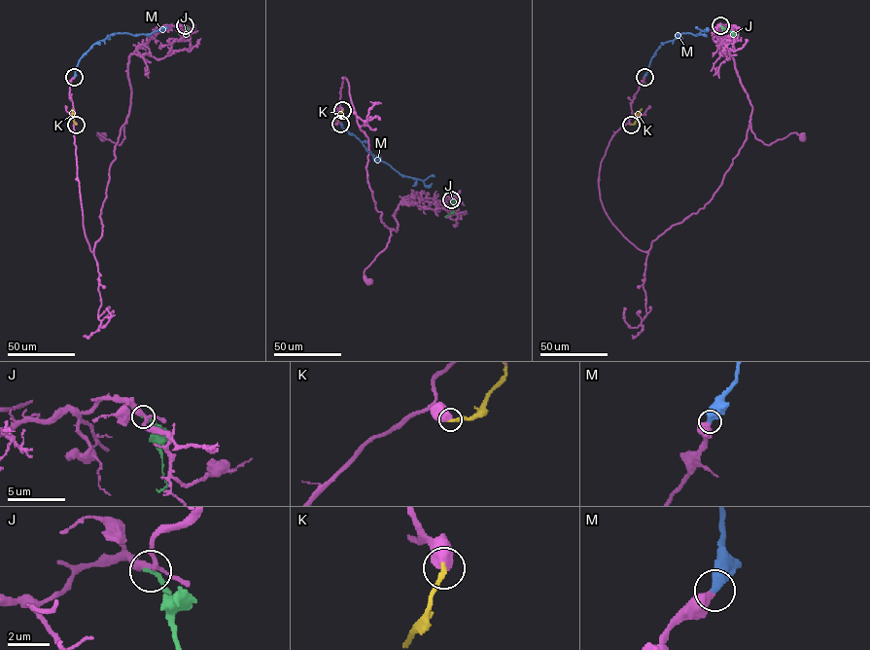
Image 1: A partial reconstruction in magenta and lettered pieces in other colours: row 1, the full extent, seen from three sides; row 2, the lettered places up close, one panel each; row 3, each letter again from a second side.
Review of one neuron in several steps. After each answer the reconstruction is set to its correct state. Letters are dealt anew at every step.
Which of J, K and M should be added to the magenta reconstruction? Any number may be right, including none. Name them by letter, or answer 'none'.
M

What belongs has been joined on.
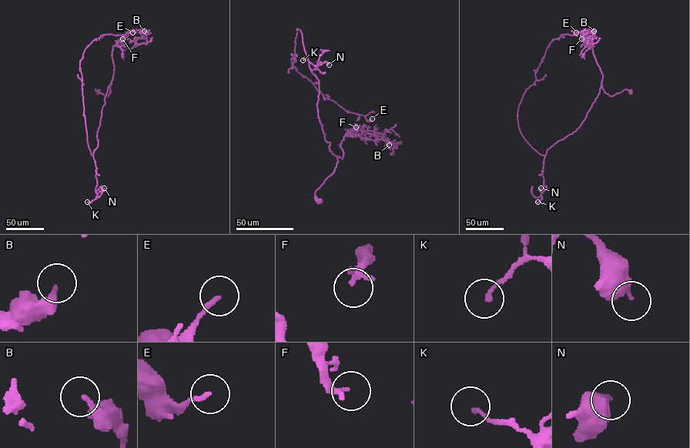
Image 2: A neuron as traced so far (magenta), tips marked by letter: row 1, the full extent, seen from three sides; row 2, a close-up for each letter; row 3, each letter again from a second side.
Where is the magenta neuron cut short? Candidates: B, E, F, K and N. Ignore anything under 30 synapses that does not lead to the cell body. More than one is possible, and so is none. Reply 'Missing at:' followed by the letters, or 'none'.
Missing at: none

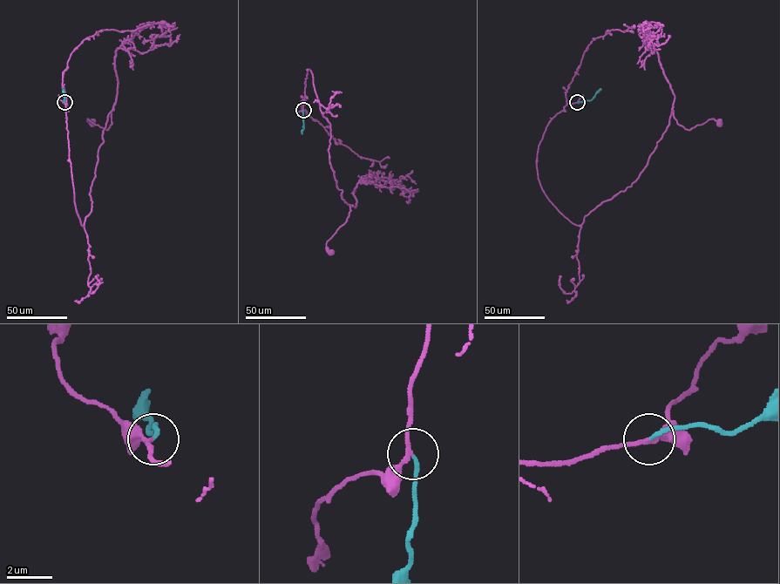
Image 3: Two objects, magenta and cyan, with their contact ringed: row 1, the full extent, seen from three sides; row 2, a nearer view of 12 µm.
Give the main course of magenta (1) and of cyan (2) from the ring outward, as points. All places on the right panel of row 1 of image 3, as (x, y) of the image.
1: (577, 102), (549, 122), (537, 167), (547, 199), (579, 226), (636, 179), (672, 109), (688, 130), (719, 124)
2: (577, 102), (591, 100), (600, 89)

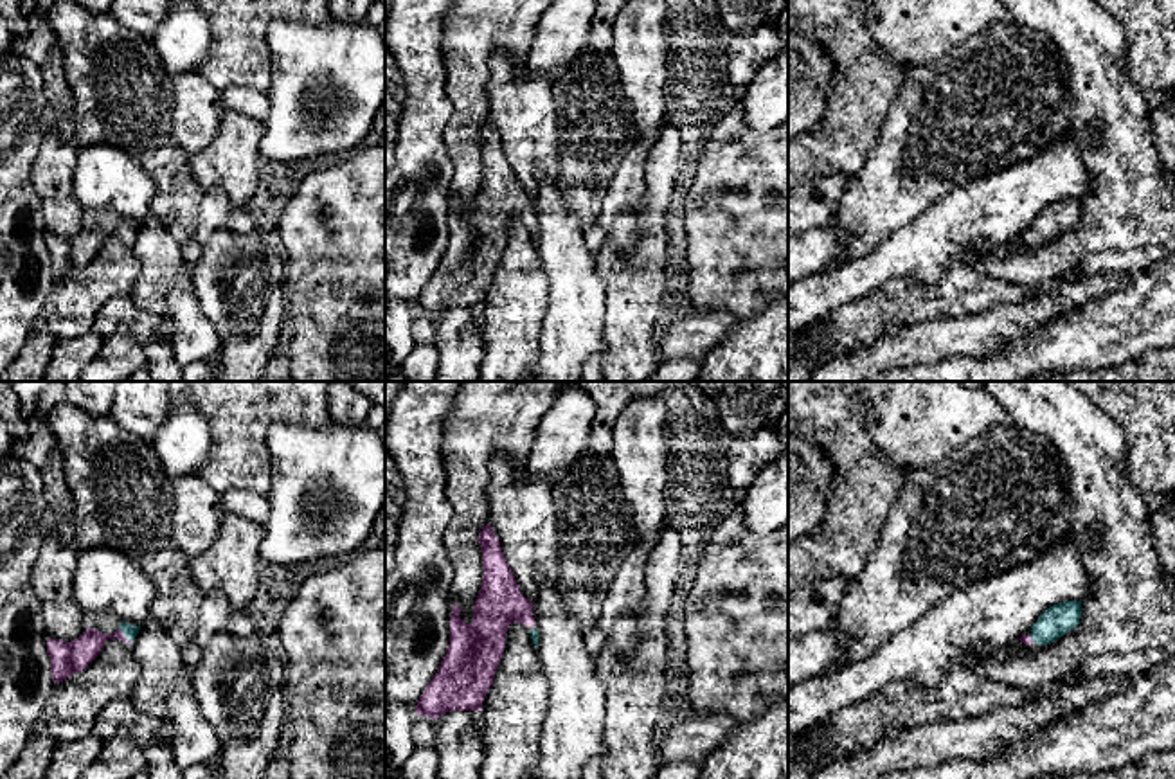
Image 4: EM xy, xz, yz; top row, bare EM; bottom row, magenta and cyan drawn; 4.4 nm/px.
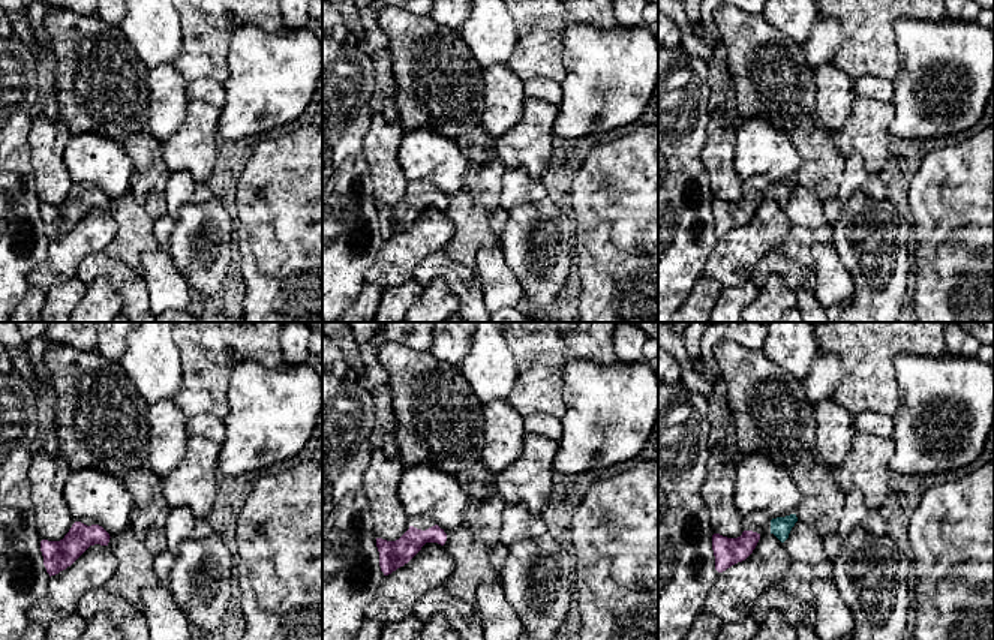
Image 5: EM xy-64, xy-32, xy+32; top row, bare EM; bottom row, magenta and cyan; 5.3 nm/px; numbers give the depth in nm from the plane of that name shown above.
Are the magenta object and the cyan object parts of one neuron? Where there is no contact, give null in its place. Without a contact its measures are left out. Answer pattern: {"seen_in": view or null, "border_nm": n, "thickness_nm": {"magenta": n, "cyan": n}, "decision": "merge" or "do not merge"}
{"seen_in": "xy", "border_nm": 80, "thickness_nm": {"magenta": 140, "cyan": 70}, "decision": "merge"}

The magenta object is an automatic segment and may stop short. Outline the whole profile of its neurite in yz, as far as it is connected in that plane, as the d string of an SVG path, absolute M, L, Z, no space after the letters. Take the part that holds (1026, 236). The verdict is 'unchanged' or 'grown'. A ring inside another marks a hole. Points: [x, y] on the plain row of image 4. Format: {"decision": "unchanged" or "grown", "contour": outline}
{"decision": "grown", "contour": "M1081 196L1063 198L1049 203L1038 218L1031 223L1029 232L1022 232L1020 239L1045 243L1054 239L1058 234L1074 227L1081 216Z"}

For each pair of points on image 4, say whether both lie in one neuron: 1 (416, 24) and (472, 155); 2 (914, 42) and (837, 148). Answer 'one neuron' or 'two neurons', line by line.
1: two neurons
2: two neurons

